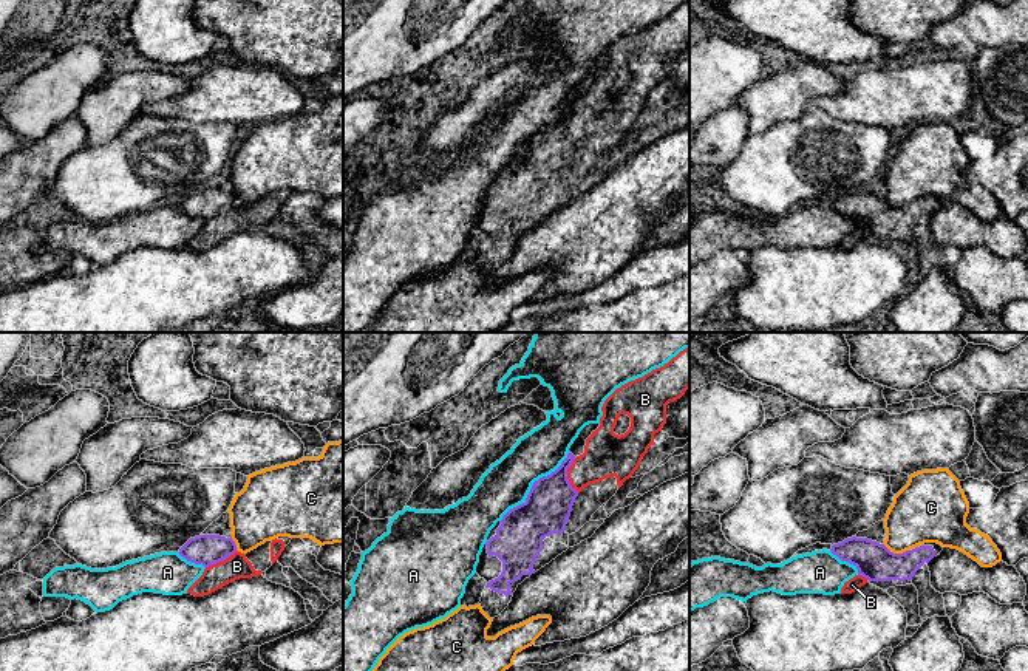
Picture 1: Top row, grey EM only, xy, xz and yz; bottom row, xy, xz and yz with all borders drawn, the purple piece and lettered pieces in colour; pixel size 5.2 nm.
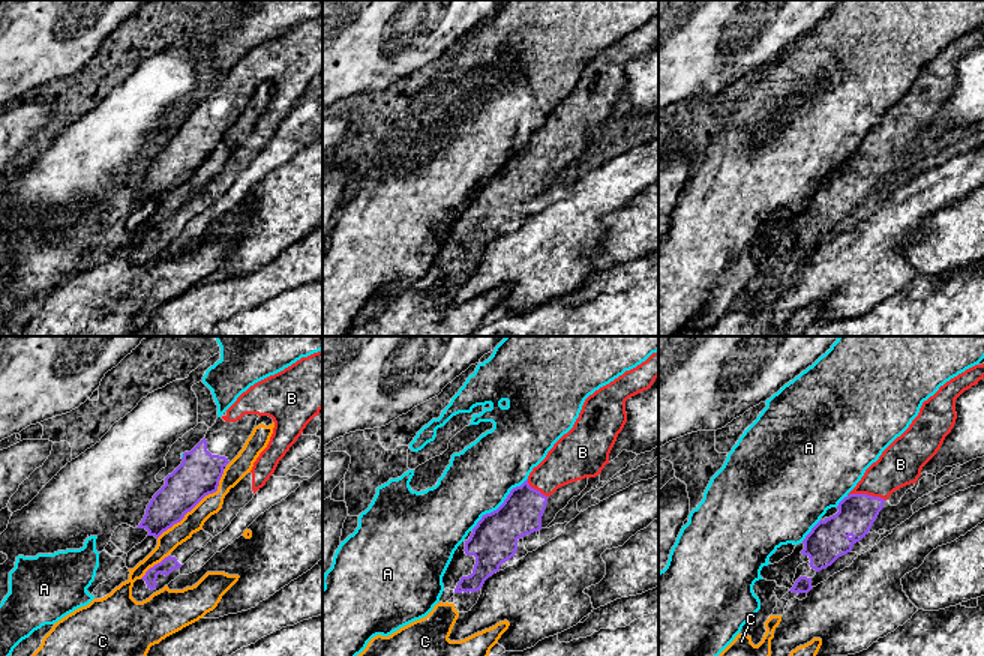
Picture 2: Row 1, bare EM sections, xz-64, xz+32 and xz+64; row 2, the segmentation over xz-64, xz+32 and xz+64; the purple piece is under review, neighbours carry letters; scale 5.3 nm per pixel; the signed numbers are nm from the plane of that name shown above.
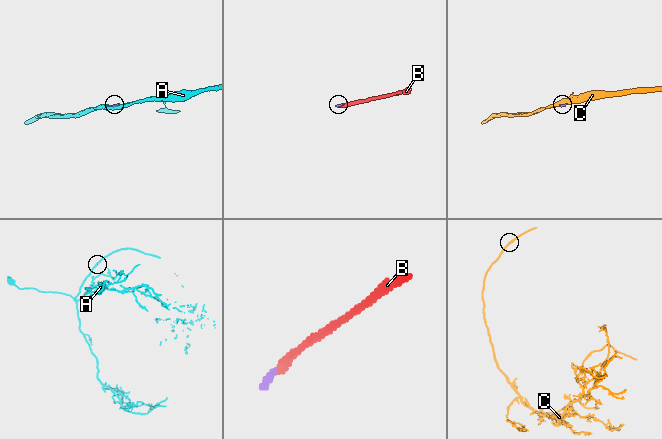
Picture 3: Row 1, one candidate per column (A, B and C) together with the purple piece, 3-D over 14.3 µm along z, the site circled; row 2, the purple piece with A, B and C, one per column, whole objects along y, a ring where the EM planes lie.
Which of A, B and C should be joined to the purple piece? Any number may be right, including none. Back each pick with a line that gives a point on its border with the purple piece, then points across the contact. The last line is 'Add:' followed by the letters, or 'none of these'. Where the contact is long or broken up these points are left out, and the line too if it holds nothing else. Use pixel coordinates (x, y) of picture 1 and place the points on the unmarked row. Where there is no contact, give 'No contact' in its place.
B: Touches purple at xz (566, 129). Path across: xz (548, 160), (565, 138), (566, 129), (594, 119), (606, 107)
Add: B

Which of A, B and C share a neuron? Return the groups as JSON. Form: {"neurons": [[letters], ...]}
{"neurons": [["A"], ["B"], ["C"]]}

